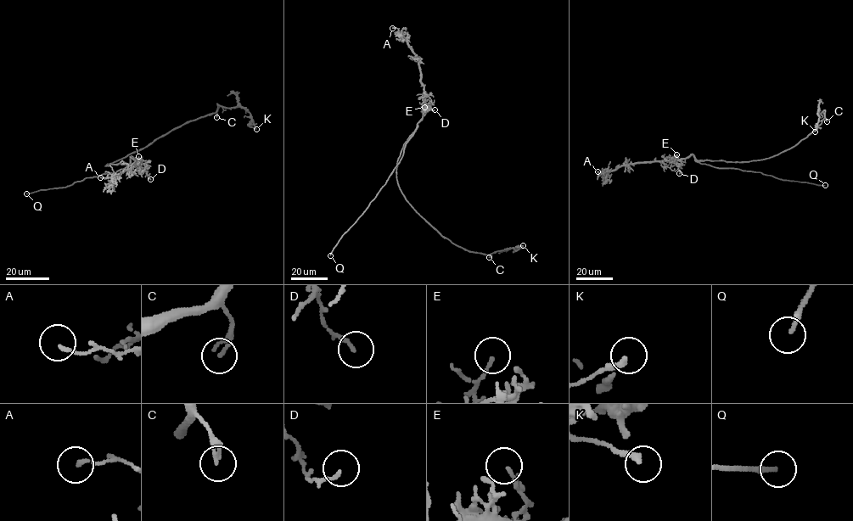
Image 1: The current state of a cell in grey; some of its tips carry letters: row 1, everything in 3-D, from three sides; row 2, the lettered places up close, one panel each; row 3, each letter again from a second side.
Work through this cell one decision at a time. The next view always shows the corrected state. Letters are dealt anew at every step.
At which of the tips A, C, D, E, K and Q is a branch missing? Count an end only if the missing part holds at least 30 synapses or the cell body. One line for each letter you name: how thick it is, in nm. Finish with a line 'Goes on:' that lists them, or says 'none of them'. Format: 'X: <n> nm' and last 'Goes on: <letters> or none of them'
Q: 200 nm
Goes on: Q

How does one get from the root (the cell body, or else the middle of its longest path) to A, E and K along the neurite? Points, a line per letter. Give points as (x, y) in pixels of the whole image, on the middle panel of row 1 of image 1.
A: (396, 168), (404, 143), (422, 118), (424, 98), (418, 57), (399, 30), (392, 28)
E: (396, 168), (403, 144), (422, 118), (424, 107)
K: (396, 168), (397, 184), (406, 201), (454, 243), (471, 251), (491, 255), (497, 251), (518, 249), (523, 245)

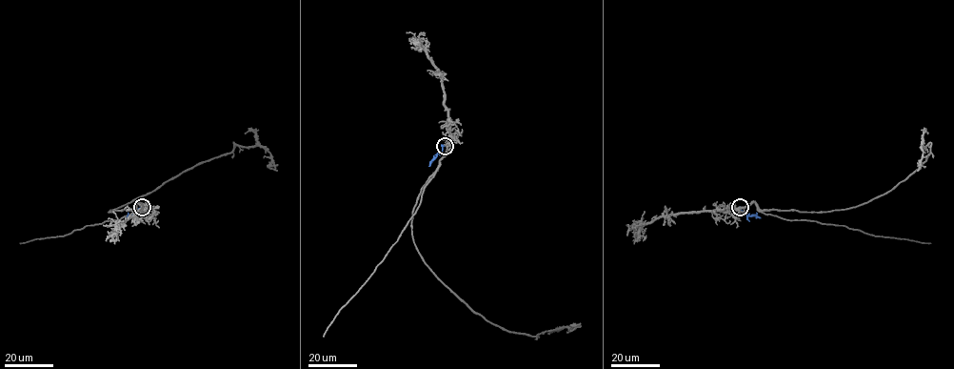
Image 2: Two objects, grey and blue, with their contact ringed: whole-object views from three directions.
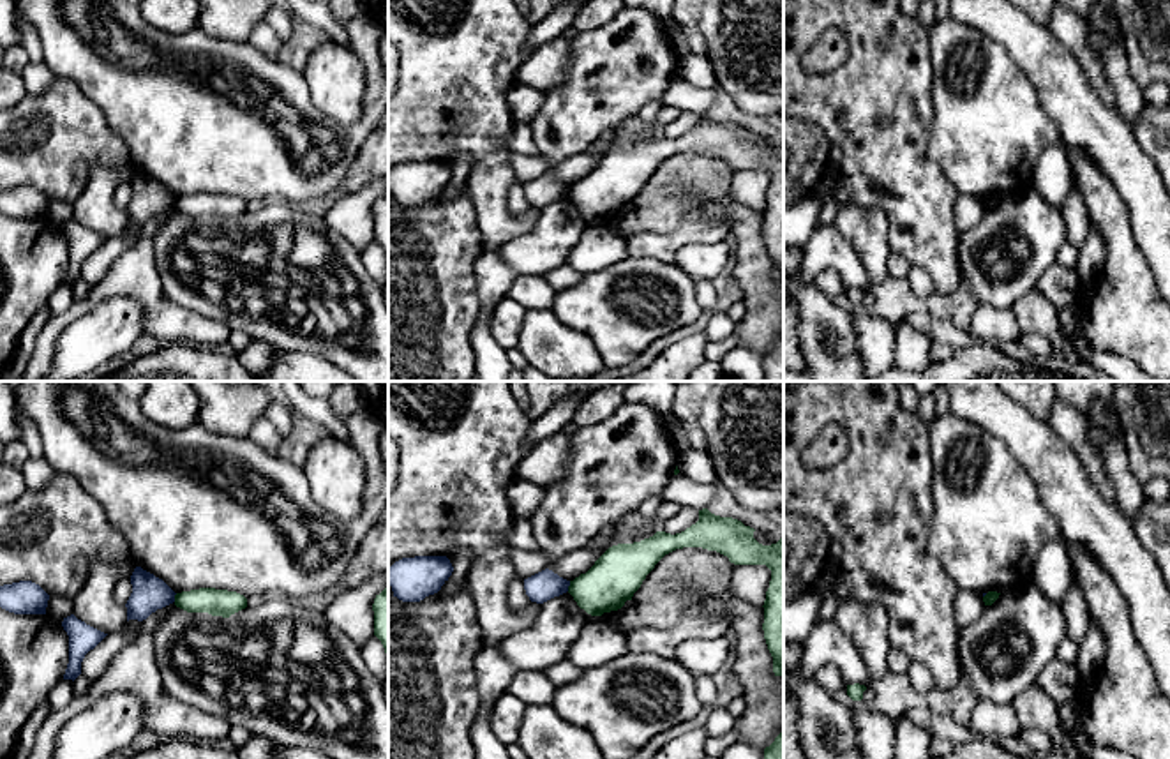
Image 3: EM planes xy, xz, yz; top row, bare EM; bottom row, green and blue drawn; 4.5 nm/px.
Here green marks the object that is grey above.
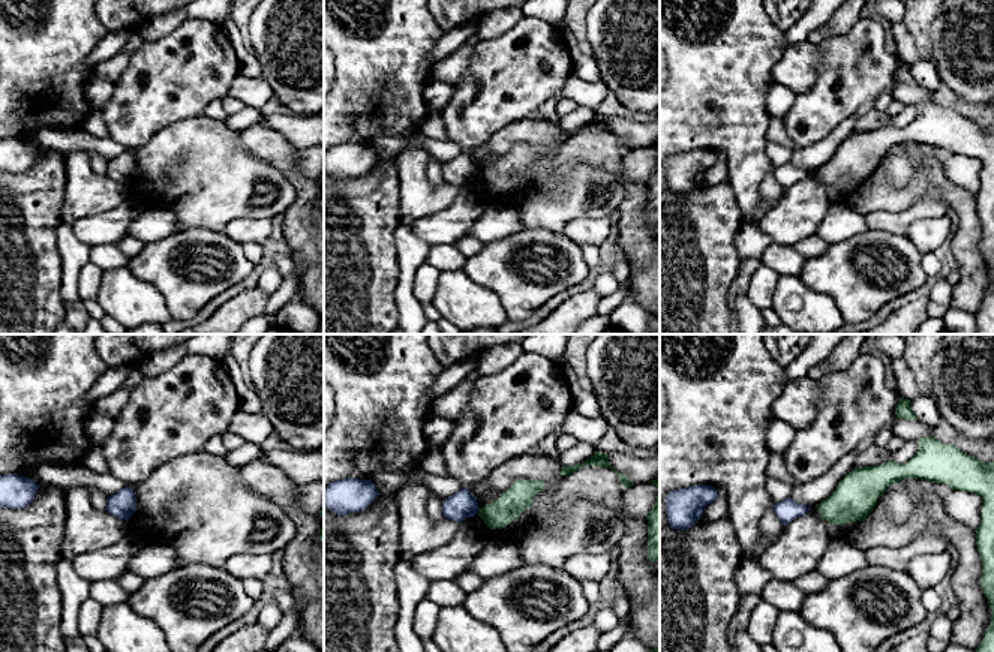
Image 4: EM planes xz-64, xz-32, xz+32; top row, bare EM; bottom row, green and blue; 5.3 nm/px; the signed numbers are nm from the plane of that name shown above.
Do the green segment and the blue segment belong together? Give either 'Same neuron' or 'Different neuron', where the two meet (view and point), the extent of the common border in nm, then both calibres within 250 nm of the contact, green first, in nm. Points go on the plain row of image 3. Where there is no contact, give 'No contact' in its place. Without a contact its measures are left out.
Different neuron. Touches green at xz (569, 191). Shared border 50 nm. Thickness 220 nm (green) against 140 nm

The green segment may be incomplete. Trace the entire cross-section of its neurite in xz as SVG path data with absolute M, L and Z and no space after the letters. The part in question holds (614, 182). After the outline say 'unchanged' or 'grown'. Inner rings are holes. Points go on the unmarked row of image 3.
M702 113L699 125L681 138L656 136L641 147L609 152L586 178L570 185L568 198L591 221L618 215L665 159L683 152L716 155L734 169L766 169L771 185L762 210L762 235L773 277L784 281L784 143L762 150L754 136L738 124Z; unchanged

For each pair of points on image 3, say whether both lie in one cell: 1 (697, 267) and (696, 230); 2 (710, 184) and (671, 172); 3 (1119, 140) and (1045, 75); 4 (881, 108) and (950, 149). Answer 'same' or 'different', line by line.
1: different
2: same
3: same
4: different

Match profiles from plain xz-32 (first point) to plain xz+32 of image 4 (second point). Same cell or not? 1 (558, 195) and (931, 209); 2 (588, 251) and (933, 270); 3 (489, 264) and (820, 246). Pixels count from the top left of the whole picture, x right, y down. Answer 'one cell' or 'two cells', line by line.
1: one cell
2: one cell
3: two cells

